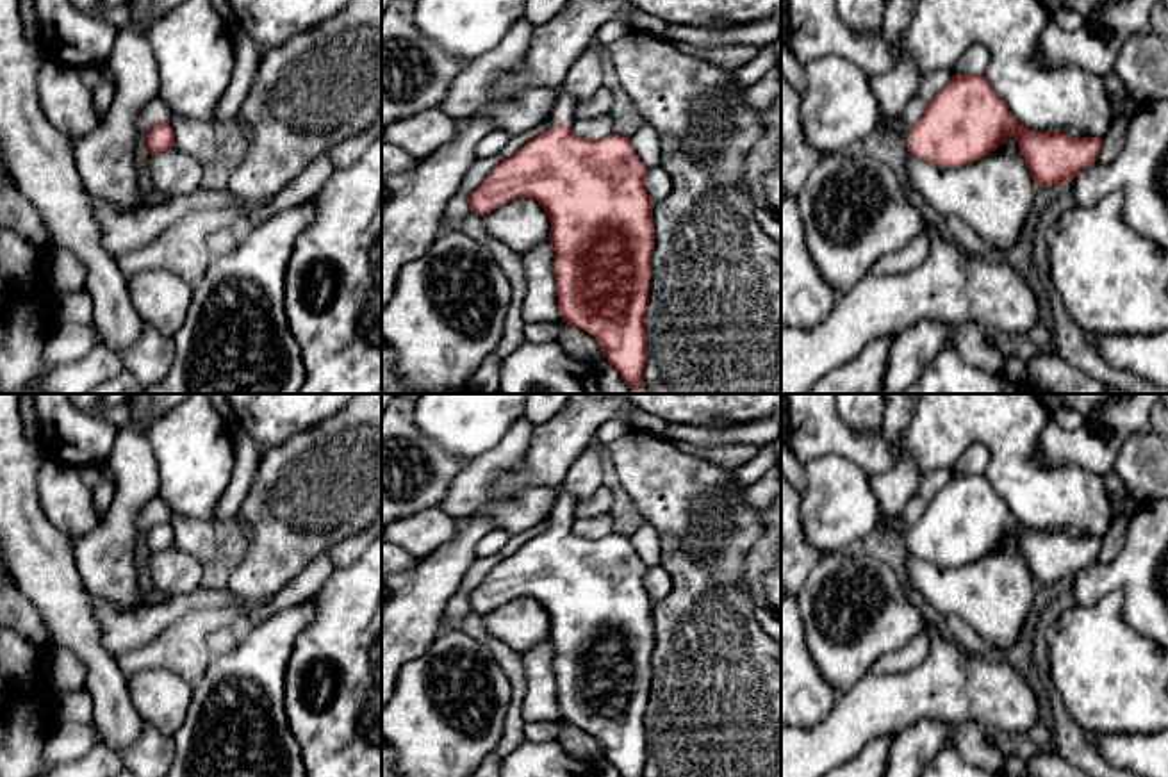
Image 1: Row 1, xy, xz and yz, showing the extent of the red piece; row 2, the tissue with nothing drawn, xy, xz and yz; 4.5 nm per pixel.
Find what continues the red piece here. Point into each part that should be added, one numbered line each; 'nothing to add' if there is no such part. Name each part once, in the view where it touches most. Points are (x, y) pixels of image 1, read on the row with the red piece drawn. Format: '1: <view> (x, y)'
1: xz (564, 106)

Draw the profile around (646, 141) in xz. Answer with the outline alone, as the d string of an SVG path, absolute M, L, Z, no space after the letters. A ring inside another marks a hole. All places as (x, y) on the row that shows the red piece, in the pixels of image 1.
M642 125L631 137L631 146L635 148L640 160L647 169L660 168L660 135L651 125Z

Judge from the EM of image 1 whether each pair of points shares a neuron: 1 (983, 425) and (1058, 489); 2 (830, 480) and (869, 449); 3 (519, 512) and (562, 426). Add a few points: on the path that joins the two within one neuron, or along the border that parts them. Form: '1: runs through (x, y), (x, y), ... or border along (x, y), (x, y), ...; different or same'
1: runs through (1003, 444), (1038, 482); same
2: border along (810, 462), (826, 455), (842, 455), (867, 476); different
3: border along (553, 489), (525, 487), (503, 501), (491, 498); different

